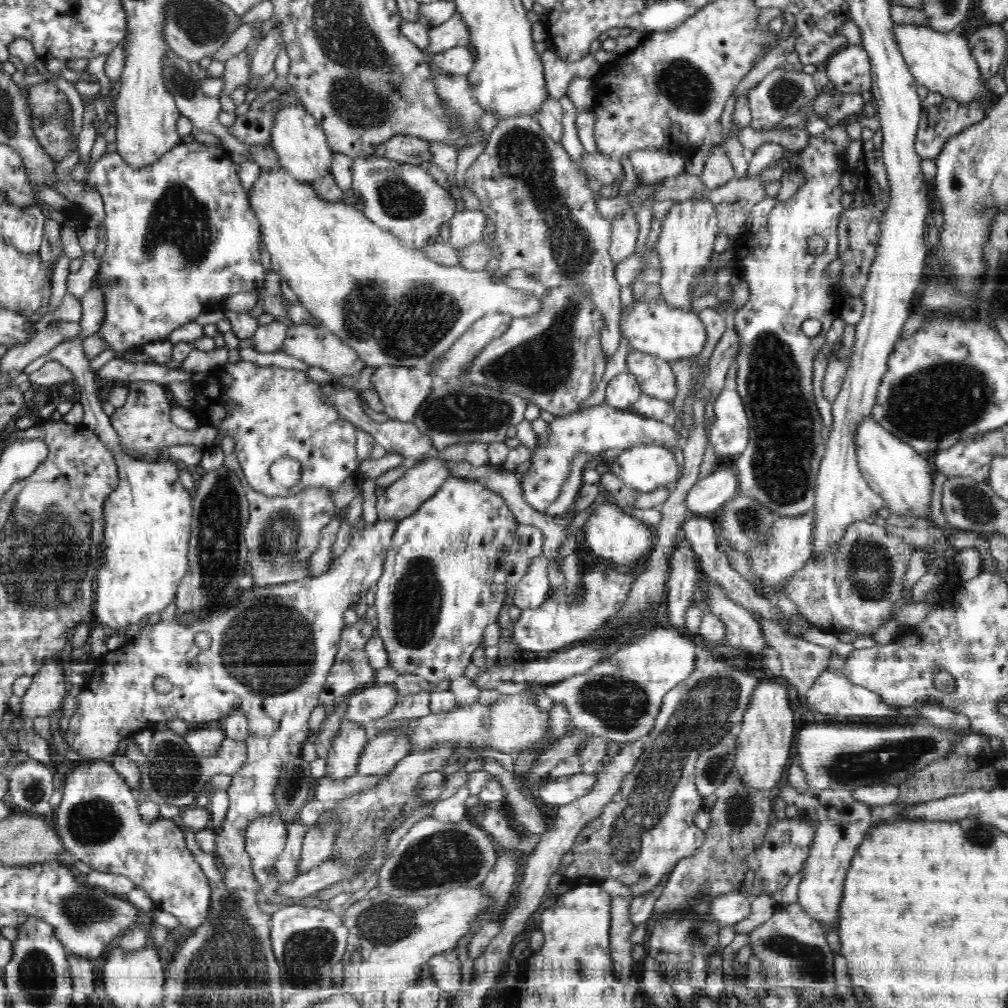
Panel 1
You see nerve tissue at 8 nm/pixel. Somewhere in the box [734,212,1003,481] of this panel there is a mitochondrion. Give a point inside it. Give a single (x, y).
(946, 397)

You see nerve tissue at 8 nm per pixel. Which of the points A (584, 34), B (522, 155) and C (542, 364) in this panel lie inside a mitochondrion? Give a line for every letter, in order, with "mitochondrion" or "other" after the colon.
A: other
B: mitochondrion
C: mitochondrion

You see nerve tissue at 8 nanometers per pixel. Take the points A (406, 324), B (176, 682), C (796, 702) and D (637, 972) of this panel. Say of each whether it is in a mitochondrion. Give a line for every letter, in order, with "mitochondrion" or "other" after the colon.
A: mitochondrion
B: other
C: other
D: other

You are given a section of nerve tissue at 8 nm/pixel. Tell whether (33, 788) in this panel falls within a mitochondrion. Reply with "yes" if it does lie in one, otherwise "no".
yes

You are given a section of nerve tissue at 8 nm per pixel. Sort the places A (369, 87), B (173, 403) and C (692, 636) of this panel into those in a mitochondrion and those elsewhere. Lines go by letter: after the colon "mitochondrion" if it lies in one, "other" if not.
A: mitochondrion
B: other
C: other

